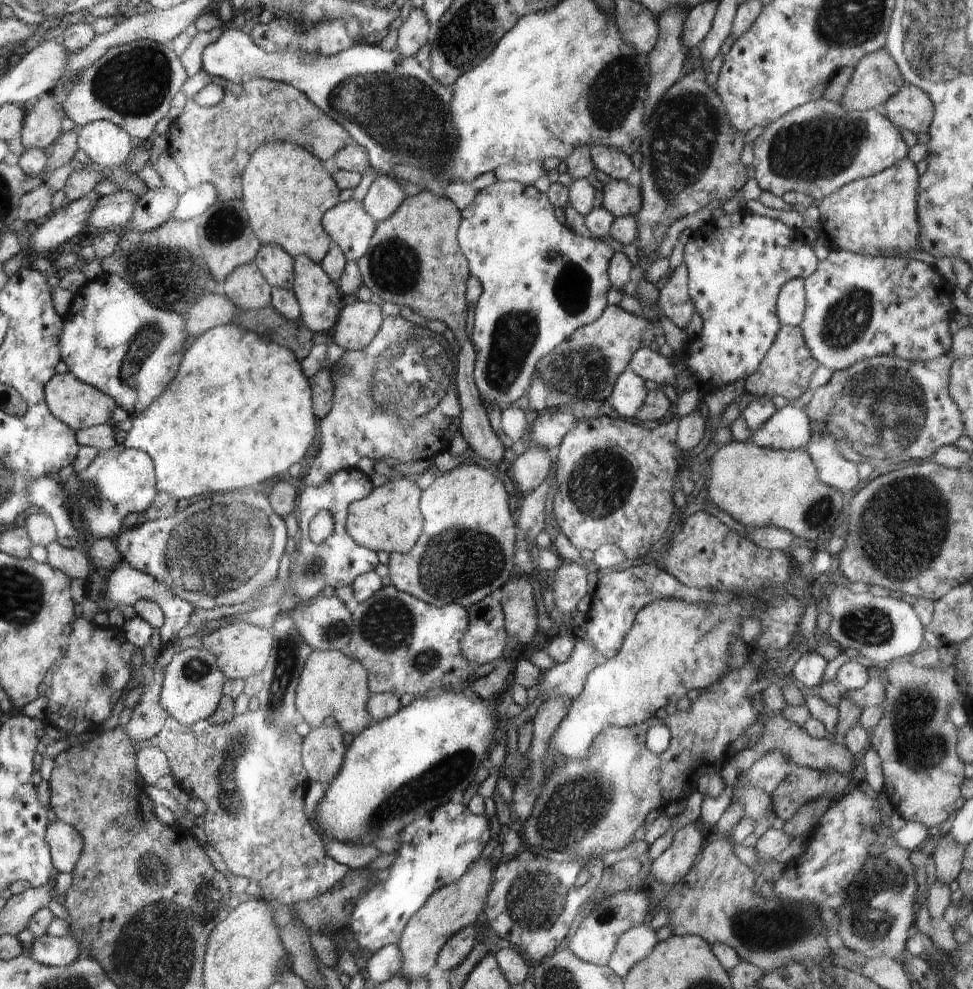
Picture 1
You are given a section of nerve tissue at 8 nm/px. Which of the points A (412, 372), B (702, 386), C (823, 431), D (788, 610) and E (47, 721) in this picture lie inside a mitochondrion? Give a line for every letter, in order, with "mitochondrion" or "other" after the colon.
A: mitochondrion
B: other
C: mitochondrion
D: other
E: other

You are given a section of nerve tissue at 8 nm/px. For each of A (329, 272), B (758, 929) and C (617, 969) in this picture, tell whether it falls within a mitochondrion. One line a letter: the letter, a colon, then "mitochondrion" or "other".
A: other
B: mitochondrion
C: other

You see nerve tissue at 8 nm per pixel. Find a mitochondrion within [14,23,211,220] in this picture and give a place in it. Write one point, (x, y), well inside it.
(125, 84)

